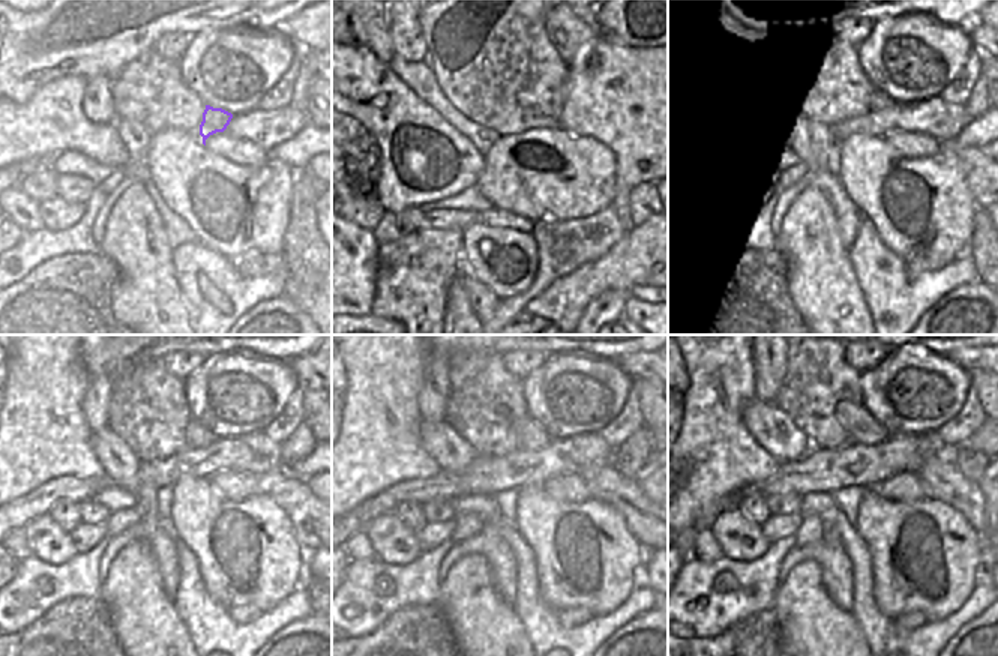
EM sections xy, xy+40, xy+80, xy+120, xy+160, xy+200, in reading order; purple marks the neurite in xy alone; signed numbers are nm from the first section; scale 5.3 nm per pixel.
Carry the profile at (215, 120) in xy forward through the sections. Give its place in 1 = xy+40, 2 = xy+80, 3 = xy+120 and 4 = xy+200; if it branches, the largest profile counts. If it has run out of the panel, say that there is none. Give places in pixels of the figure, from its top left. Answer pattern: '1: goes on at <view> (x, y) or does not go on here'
1: goes on at xy+40 (548, 110)
2: goes on at xy+80 (880, 101)
3: goes on at xy+120 (197, 436)
4: goes on at xy+200 (860, 425)

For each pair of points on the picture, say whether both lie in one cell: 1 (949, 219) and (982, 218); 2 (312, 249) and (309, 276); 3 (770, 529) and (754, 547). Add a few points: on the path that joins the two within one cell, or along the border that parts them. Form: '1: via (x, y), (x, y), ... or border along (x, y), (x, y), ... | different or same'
1: border along (977, 210), (974, 231), (965, 252) | different
2: via (309, 255), (309, 270) | same
3: border along (760, 526), (770, 542) | different

